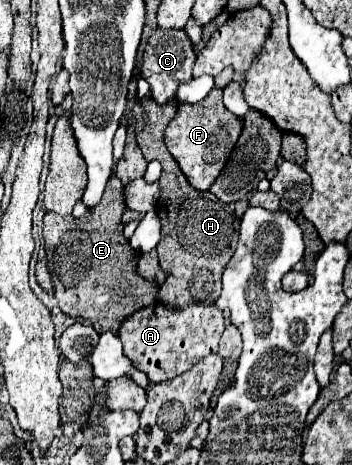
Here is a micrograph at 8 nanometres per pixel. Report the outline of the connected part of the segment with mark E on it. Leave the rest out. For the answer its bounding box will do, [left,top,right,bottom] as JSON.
[42,177,158,333]

